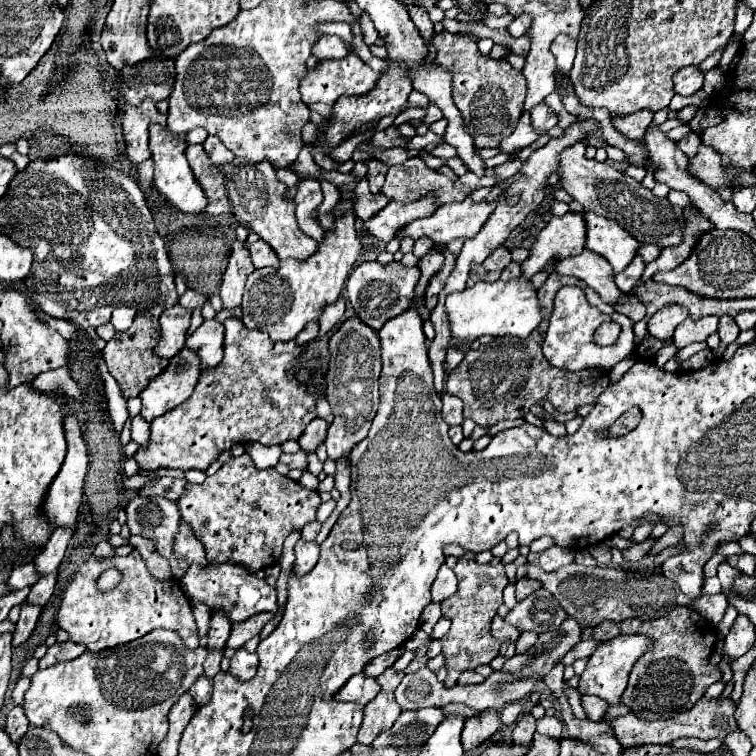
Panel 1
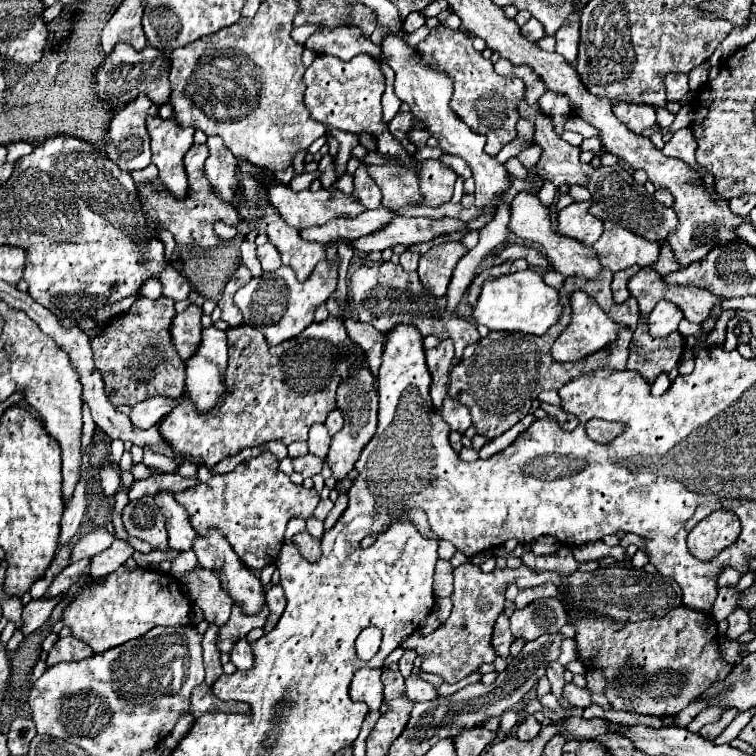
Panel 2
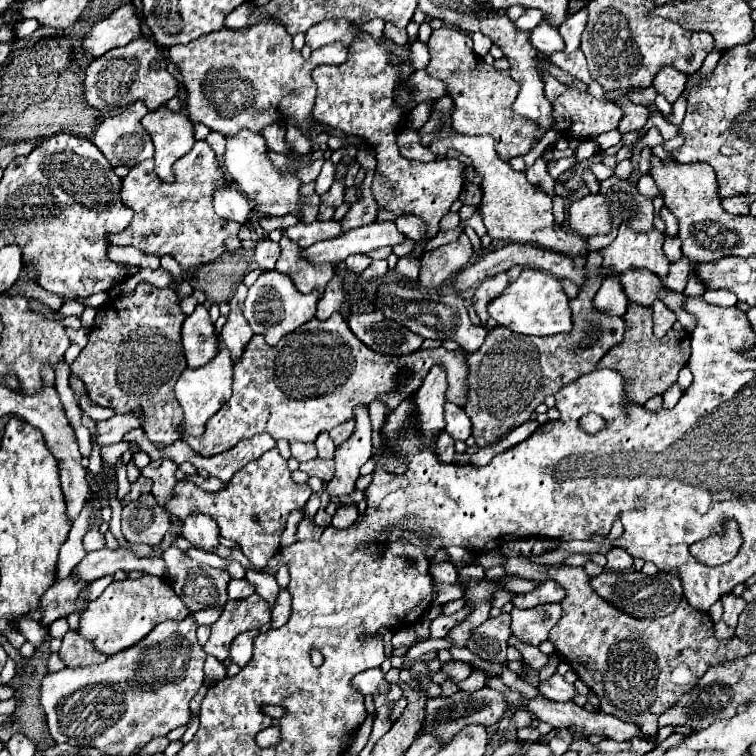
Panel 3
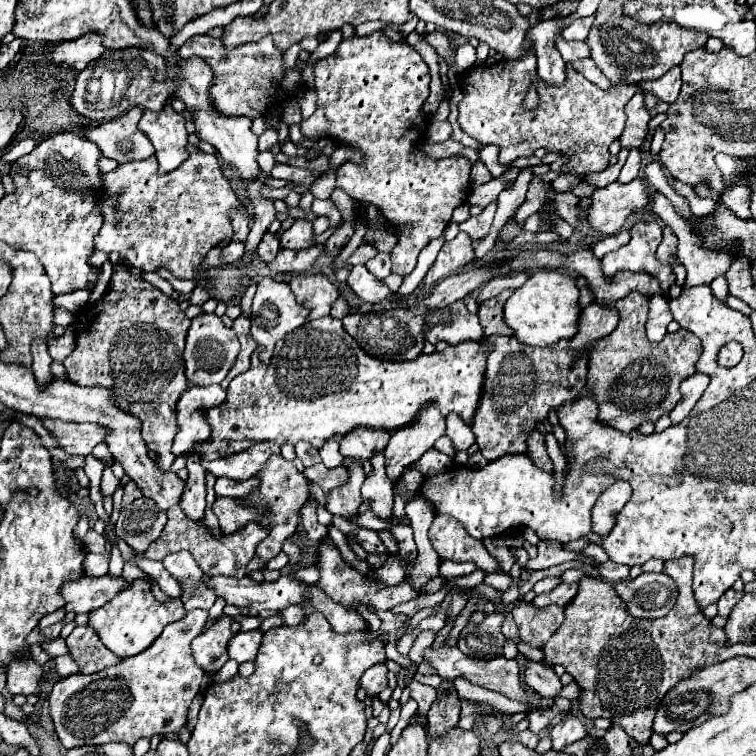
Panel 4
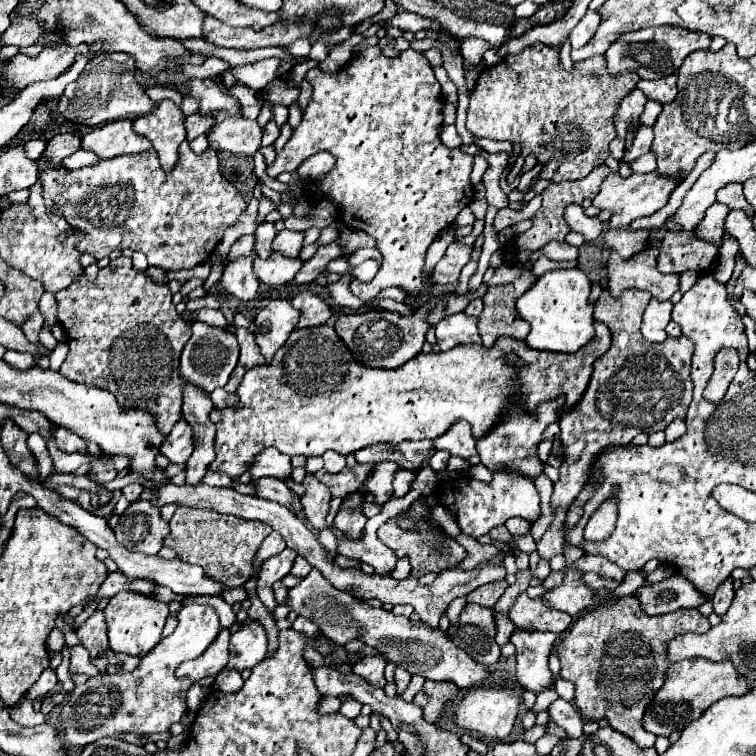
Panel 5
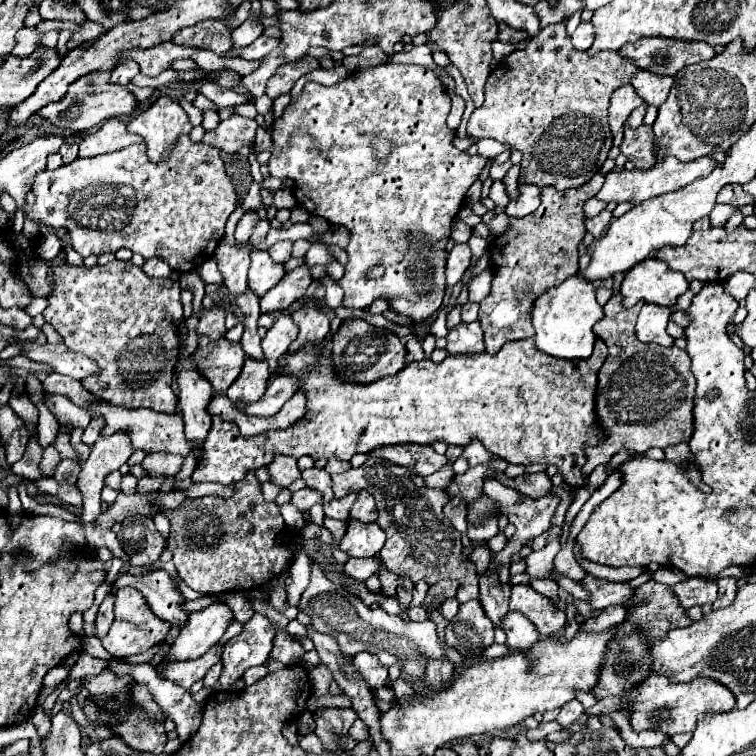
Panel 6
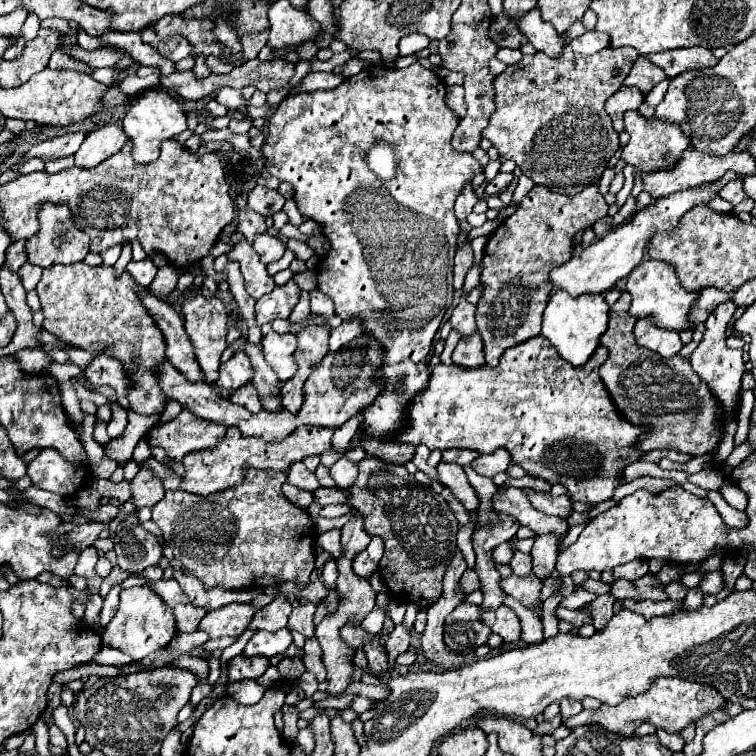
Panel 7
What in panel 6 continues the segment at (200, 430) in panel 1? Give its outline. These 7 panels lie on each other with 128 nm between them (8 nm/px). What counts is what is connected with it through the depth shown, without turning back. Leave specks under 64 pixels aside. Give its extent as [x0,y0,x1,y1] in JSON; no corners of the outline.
[192,338,606,486]

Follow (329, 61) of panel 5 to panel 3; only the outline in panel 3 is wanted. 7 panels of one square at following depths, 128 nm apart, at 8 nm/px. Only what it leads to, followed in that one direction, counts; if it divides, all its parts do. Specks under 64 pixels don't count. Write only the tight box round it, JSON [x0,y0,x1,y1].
[384,22,409,46]

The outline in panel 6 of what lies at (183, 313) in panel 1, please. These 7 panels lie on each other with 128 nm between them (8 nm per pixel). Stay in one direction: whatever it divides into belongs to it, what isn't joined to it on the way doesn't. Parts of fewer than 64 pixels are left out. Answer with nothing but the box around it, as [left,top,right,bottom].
[192,338,244,392]

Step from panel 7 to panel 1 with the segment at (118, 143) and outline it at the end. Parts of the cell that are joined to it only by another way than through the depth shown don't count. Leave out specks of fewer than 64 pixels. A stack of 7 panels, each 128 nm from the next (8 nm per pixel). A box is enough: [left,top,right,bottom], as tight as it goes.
[122,100,166,164]

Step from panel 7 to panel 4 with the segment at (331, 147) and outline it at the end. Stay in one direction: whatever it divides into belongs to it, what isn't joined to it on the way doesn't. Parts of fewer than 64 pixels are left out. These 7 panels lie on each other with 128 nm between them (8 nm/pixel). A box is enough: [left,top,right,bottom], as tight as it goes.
[300,32,470,274]

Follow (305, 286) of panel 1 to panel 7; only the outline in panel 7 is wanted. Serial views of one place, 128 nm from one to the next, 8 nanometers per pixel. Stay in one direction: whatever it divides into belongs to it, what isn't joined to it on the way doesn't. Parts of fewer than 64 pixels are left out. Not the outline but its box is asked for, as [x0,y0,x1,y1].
[262,332,296,380]

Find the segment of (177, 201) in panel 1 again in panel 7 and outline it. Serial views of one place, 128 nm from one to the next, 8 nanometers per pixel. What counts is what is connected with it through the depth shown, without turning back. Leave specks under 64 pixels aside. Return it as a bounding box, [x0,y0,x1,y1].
[124,90,186,164]

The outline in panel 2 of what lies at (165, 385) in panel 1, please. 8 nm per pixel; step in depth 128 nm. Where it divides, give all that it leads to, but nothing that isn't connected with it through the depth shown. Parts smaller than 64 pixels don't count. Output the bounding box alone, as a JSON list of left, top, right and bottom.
[130,394,186,428]

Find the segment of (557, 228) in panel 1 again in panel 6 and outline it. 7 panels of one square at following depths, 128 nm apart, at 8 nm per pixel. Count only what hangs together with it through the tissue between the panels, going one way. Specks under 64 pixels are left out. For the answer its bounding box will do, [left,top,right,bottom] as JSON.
[596,156,718,206]

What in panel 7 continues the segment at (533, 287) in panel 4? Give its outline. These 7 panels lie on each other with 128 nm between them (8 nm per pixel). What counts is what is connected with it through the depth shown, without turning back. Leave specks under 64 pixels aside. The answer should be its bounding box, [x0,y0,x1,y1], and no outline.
[542,292,610,366]

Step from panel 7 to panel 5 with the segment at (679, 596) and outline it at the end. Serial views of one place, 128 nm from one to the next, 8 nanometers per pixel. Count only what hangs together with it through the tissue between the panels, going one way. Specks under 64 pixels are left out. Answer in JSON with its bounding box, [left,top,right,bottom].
[552,596,712,748]

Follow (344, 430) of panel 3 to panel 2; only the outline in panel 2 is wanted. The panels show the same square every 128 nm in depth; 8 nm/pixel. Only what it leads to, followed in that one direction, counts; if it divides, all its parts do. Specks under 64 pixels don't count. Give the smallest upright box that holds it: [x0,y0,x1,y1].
[324,412,342,436]

